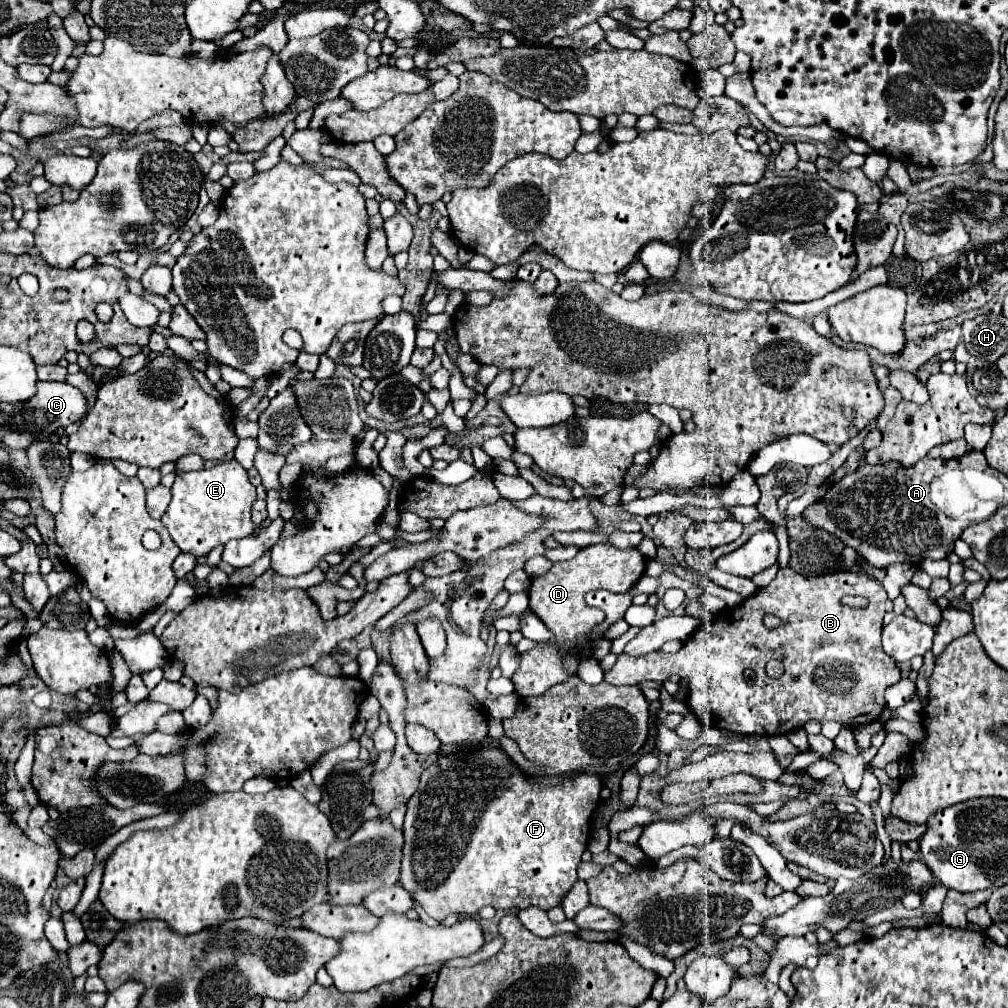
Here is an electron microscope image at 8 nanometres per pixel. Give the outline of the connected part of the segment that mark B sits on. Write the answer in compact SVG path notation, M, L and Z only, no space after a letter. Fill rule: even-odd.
M786 568L786 570L778 570L776 578L766 586L766 588L760 588L756 594L752 594L750 598L744 600L742 606L736 606L736 608L726 608L722 610L722 616L716 618L716 622L712 624L706 624L706 626L700 626L686 642L684 646L676 652L676 654L662 654L662 652L650 652L646 656L640 656L640 658L634 658L634 656L628 656L628 654L620 654L616 664L604 672L604 680L608 680L610 684L638 684L638 682L644 682L644 680L656 680L656 682L664 682L668 680L670 674L678 674L680 678L686 678L688 684L690 684L690 696L688 696L688 706L690 710L698 716L698 720L704 724L704 726L710 726L710 728L718 728L718 730L728 730L728 732L742 732L742 734L754 734L754 736L780 736L780 734L788 734L790 730L796 730L800 728L806 720L814 718L814 720L820 720L820 722L826 722L826 720L836 720L840 722L842 726L864 726L864 724L870 724L874 722L880 712L884 710L884 690L896 682L900 682L900 670L896 666L896 662L892 662L892 658L888 658L888 654L884 654L882 646L880 646L880 632L882 632L882 618L884 618L884 604L886 604L886 590L884 586L874 580L874 578L868 578L866 574L862 572L852 572L852 570L840 570L840 572L830 572L830 574L800 574L792 568ZM844 596L864 596L868 600L868 606L866 608L850 608L846 604L842 604L840 600ZM766 614L774 614L776 618L784 620L786 624L774 628L774 630L768 630L764 626L764 616ZM770 660L782 660L784 664L784 674L782 678L770 678L766 674L766 664ZM744 670L752 670L756 674L756 680L754 682L746 682L744 680Z

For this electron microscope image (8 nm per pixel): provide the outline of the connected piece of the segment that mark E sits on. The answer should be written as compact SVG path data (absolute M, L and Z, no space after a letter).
M220 462L208 470L178 474L172 486L172 502L162 516L172 540L182 552L198 558L206 556L212 548L226 544L232 538L244 538L254 532L250 508L256 500L256 488L248 482L246 470L236 462Z

